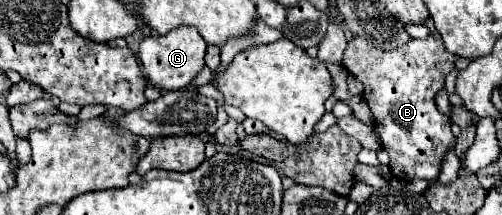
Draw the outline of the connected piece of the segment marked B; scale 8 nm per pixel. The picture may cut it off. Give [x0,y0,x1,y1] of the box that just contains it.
[342,30,458,180]

